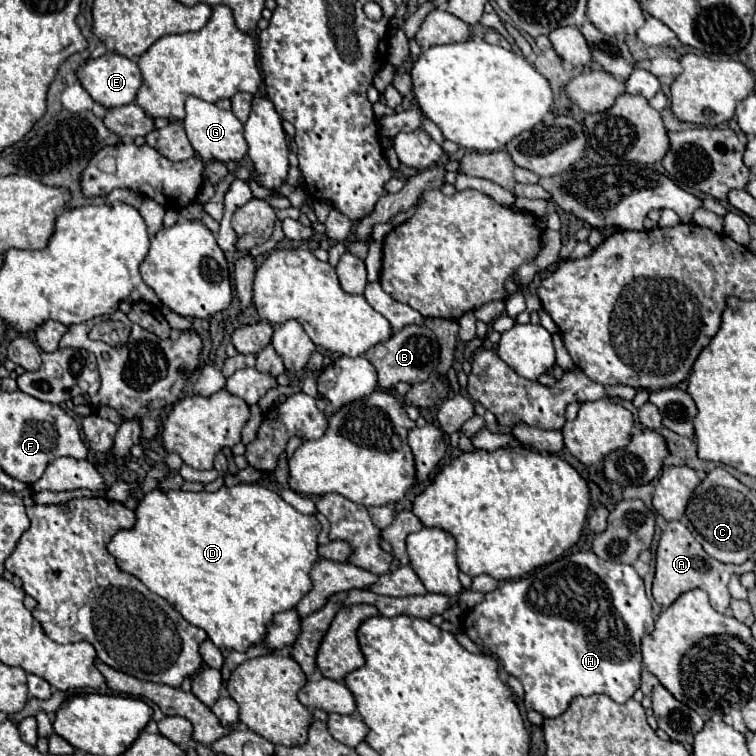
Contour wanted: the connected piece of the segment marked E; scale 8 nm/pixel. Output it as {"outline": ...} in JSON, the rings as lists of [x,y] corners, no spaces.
{"outline":[[[115,52],[87,60],[77,70],[77,78],[89,96],[105,108],[117,108],[133,102],[143,82],[137,62]]]}

